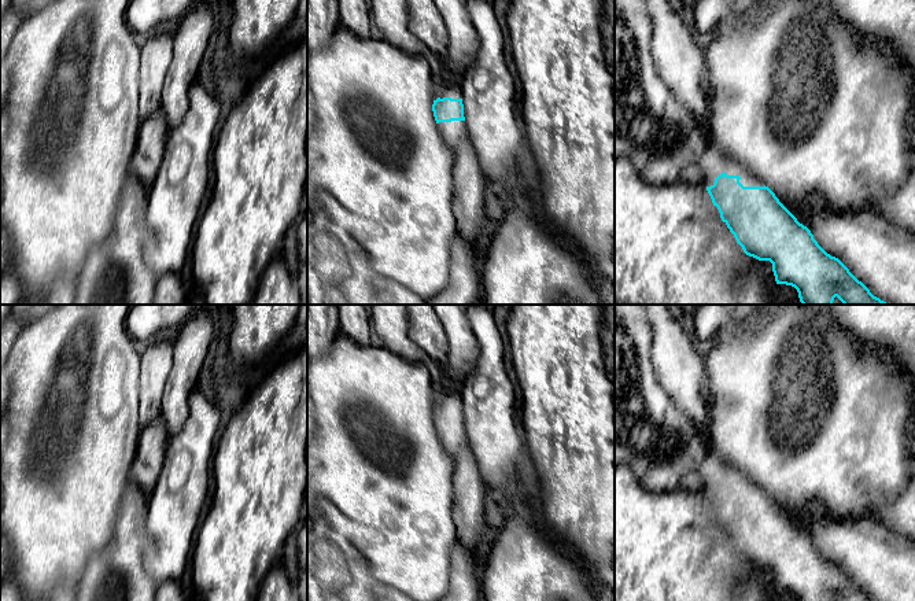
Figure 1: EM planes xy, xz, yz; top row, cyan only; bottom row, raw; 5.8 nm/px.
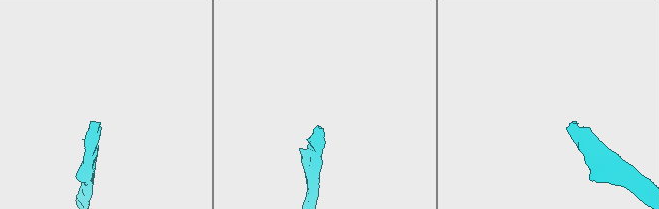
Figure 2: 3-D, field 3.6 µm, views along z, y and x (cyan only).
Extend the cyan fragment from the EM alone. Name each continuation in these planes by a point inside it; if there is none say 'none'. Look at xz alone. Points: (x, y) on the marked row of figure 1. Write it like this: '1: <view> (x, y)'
1: xz (452, 132)

